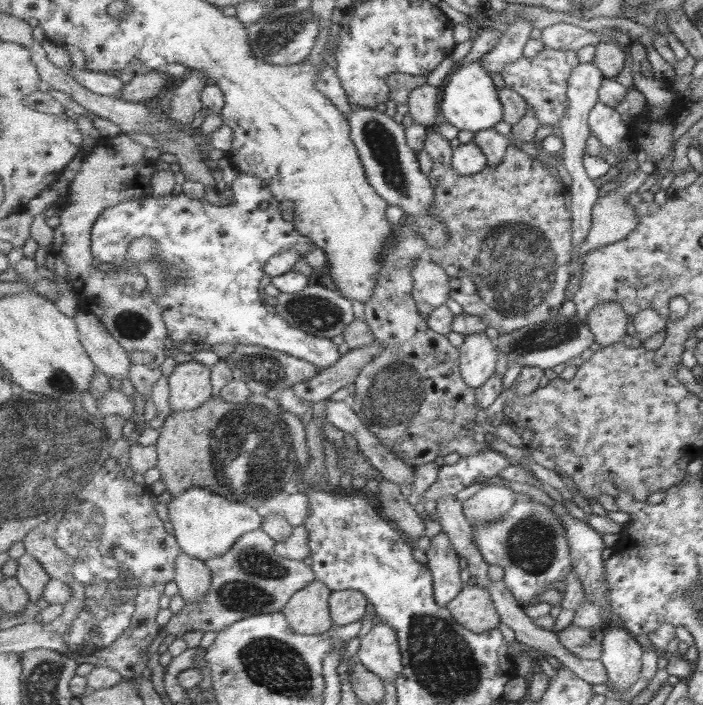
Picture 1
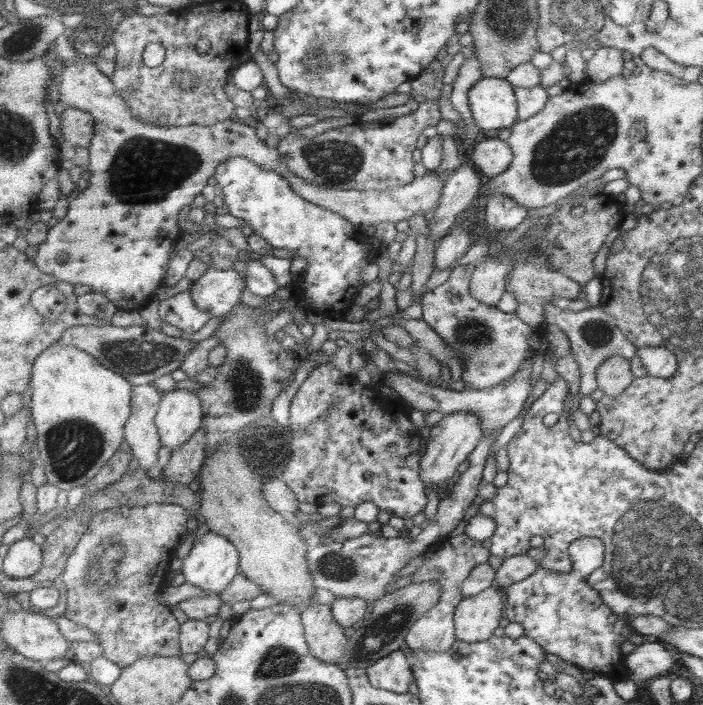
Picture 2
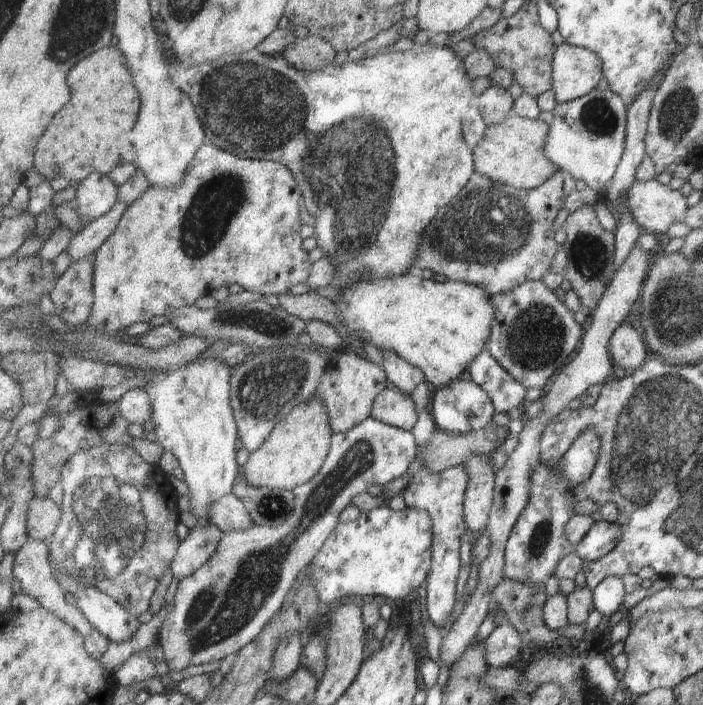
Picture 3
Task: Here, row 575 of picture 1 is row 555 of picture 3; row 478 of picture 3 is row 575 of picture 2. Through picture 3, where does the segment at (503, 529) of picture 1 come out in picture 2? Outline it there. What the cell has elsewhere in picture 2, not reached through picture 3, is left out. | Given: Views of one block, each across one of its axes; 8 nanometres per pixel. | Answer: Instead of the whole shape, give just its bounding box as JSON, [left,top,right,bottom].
[506,537,633,682]

